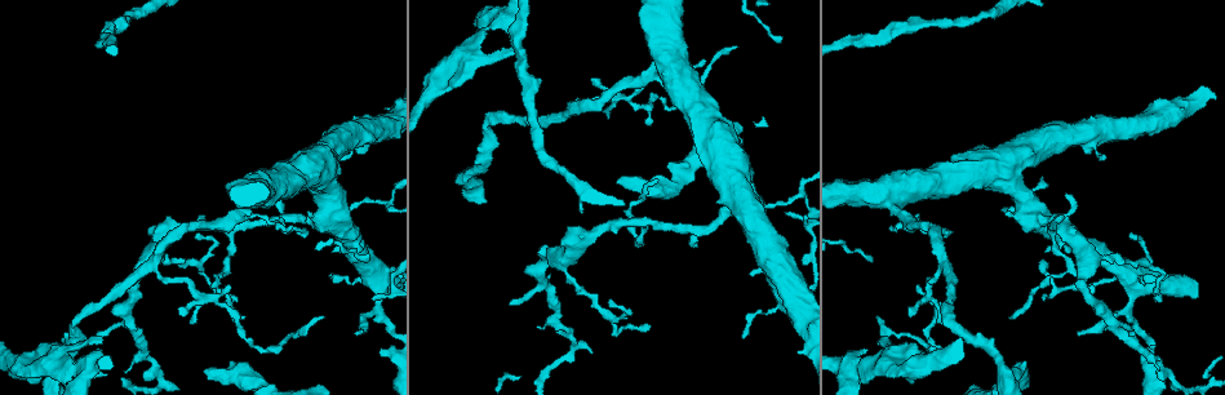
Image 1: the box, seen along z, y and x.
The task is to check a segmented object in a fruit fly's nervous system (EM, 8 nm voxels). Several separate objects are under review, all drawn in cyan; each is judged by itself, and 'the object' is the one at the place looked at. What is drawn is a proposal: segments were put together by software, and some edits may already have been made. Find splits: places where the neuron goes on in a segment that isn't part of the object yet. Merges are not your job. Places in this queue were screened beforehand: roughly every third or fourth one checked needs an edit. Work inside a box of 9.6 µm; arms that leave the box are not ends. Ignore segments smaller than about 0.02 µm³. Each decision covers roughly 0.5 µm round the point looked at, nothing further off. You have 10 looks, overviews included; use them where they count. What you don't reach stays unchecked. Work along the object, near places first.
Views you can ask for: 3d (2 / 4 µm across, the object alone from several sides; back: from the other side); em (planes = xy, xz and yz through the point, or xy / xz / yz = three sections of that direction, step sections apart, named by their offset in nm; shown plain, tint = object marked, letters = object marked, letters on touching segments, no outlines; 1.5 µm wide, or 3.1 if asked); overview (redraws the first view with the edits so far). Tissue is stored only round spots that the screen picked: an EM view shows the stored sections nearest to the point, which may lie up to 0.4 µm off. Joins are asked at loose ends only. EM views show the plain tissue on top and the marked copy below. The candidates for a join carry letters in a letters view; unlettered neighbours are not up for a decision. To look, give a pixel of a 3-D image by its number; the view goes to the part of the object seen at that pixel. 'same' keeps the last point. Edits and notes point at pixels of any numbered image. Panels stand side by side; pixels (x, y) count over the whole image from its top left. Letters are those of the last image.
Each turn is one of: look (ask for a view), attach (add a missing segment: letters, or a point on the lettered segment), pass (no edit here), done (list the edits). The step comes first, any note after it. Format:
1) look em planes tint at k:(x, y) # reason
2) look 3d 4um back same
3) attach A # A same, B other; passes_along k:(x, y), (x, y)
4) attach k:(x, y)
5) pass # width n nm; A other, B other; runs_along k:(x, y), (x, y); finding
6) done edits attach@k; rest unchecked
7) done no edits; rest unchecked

look em xy step 8 tint at 1:(381, 347)

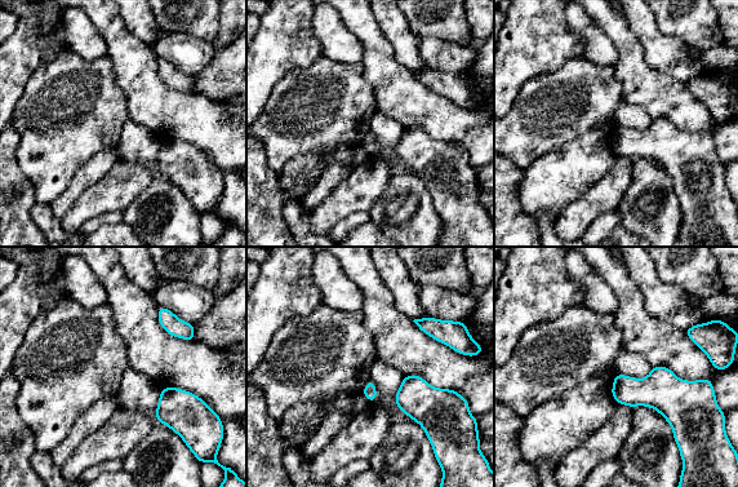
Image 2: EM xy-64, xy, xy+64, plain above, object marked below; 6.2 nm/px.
look em planes letters same

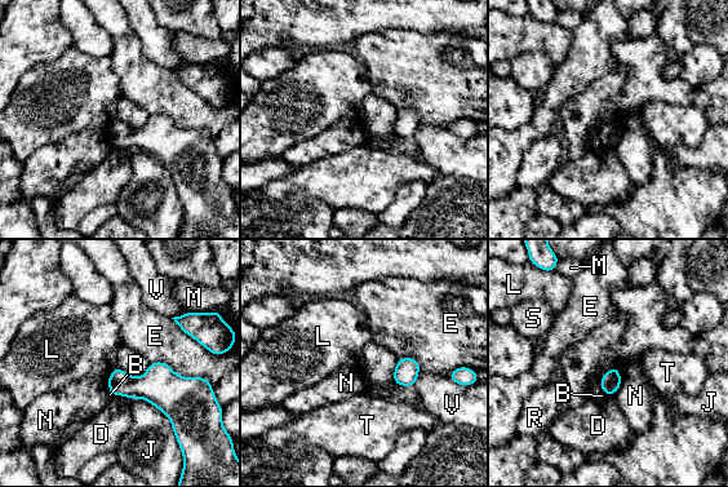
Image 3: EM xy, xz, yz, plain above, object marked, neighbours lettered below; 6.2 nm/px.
pass # width 130 nm; longest_contact E 360 nm; B other, D other, E other, J other, L other, M other, N other, R other, S other, T other, V other; none of them fits

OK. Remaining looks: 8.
look em planes letters at 1:(325, 317) # end of a long branch

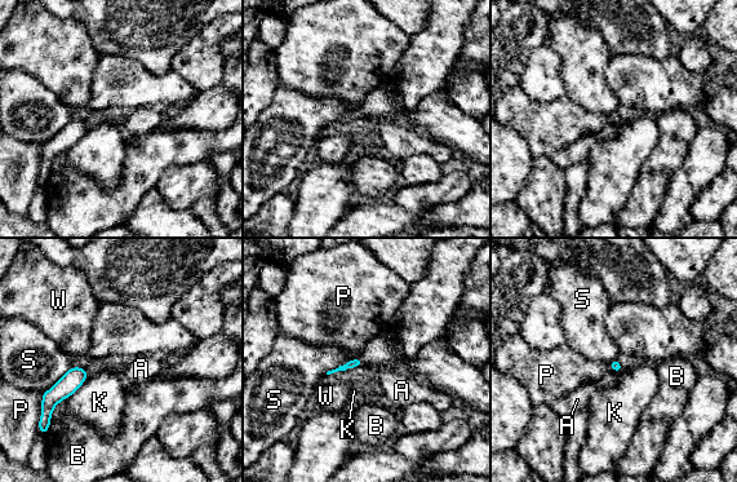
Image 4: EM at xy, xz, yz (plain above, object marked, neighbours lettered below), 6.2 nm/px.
pass # A other, B other, K other, P other, S other, W other; border 4:(611, 368), (620, 372); no lettered segment goes on from it

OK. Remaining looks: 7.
look 3d 4um at 1:(1157, 371) # an open end

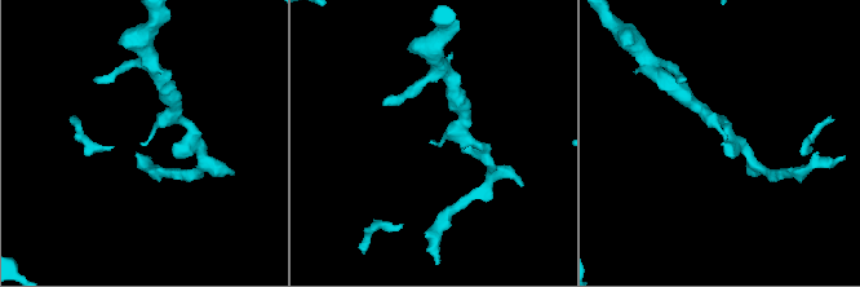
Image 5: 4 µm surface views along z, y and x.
look em planes letters at 5:(431, 142)

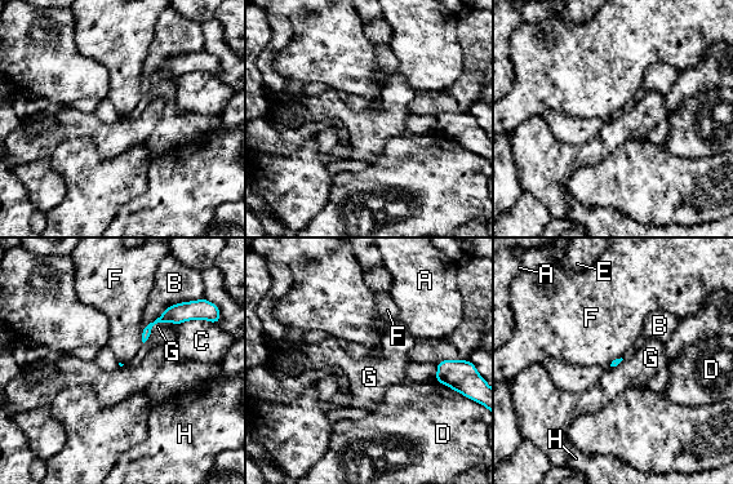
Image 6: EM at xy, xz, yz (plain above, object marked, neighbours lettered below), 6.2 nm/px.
pass # A other, B other, C other, D other, E other, F other, G other, H other; border 6:(174, 325), (158, 322), (150, 331); none of them fits

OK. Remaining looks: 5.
look em planes letters at 1:(622, 179)

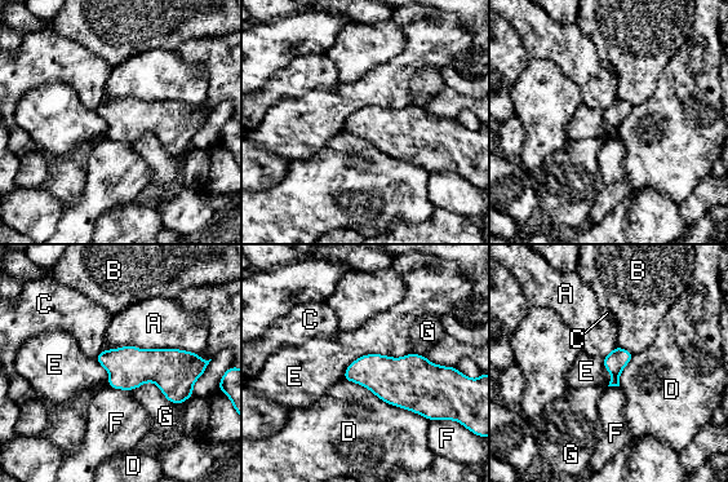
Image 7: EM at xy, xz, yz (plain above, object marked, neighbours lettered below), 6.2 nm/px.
pass # A other, B other, C other, D other, E other, F other, G other; border 7:(411, 352), (363, 354), (342, 379); no lettered segment goes on from it

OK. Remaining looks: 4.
done no edits; rest unchecked

